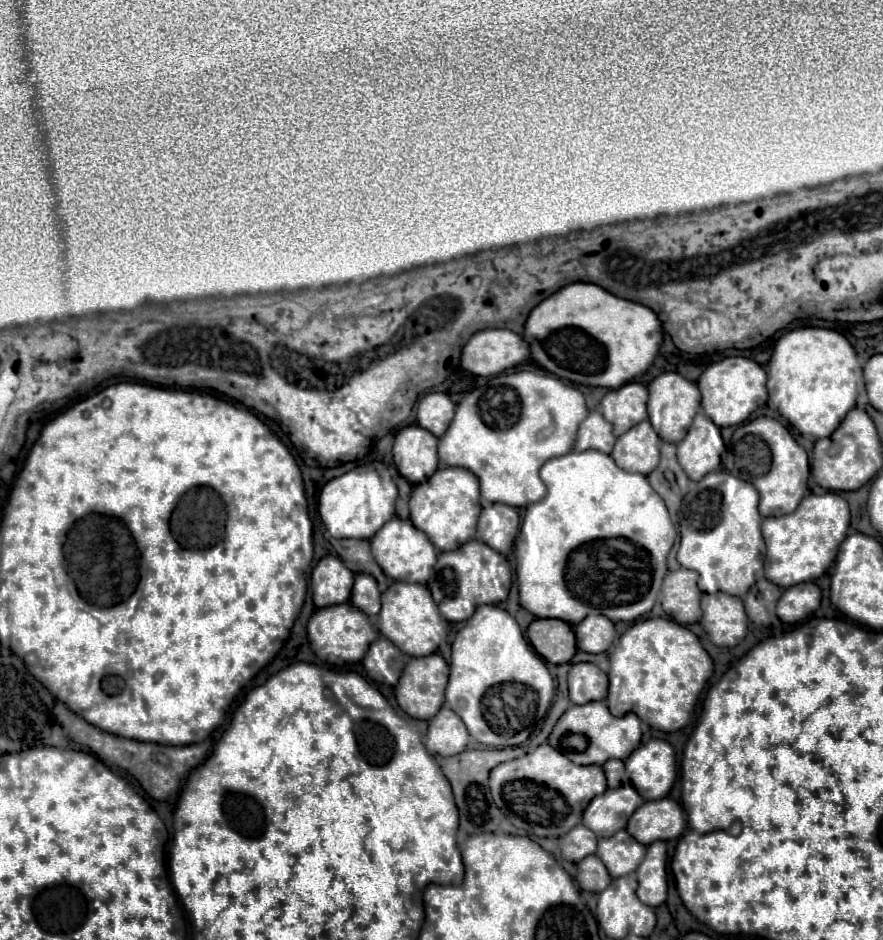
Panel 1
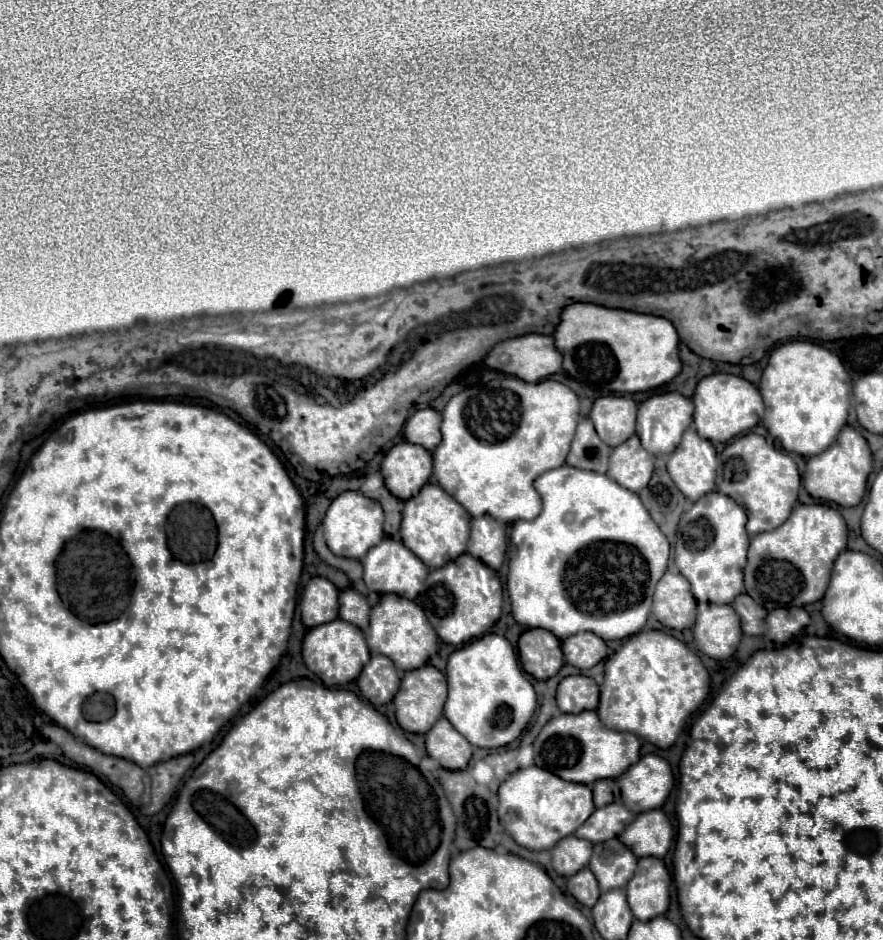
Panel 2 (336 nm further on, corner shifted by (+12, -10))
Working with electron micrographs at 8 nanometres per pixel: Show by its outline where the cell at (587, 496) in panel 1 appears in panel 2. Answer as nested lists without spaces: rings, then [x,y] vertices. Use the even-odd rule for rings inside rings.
[[[566,464],[538,476],[534,488],[542,498],[540,516],[532,522],[518,520],[510,534],[514,556],[508,556],[506,588],[510,600],[514,600],[514,620],[526,628],[550,630],[560,640],[584,630],[592,630],[604,640],[622,640],[636,634],[646,624],[654,588],[666,572],[670,556],[666,536],[654,524],[638,494],[626,490],[606,474]]]

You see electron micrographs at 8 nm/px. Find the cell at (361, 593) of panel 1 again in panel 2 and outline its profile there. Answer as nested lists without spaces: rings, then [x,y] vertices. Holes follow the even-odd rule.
[[[346,588],[339,595],[339,618],[352,622],[360,630],[368,628],[368,616],[370,616],[370,606],[366,598],[356,592],[354,588]]]

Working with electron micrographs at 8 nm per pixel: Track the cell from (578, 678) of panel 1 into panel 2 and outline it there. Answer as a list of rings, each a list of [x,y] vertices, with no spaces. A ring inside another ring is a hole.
[[[566,676],[558,684],[558,708],[568,714],[598,708],[598,684],[588,676]]]

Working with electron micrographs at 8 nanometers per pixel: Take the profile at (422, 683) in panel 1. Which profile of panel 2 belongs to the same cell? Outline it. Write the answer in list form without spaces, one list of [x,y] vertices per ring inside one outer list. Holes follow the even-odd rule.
[[[426,664],[418,670],[410,670],[404,674],[400,688],[394,696],[396,720],[406,732],[426,734],[434,726],[434,722],[442,716],[444,702],[446,702],[446,676],[440,670],[436,670],[434,666]]]

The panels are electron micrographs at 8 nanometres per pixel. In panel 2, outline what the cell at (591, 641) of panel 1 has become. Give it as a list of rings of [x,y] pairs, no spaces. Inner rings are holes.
[[[580,632],[562,640],[562,650],[564,650],[565,663],[580,670],[596,666],[608,654],[606,642],[592,632]]]

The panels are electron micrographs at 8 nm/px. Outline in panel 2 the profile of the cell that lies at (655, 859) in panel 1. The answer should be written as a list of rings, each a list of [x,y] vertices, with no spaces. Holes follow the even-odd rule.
[[[640,858],[636,874],[632,876],[632,880],[626,886],[626,896],[628,896],[628,904],[630,904],[632,914],[642,922],[646,922],[648,918],[662,916],[670,904],[668,888],[670,888],[670,874],[668,874],[664,862],[660,858]]]

